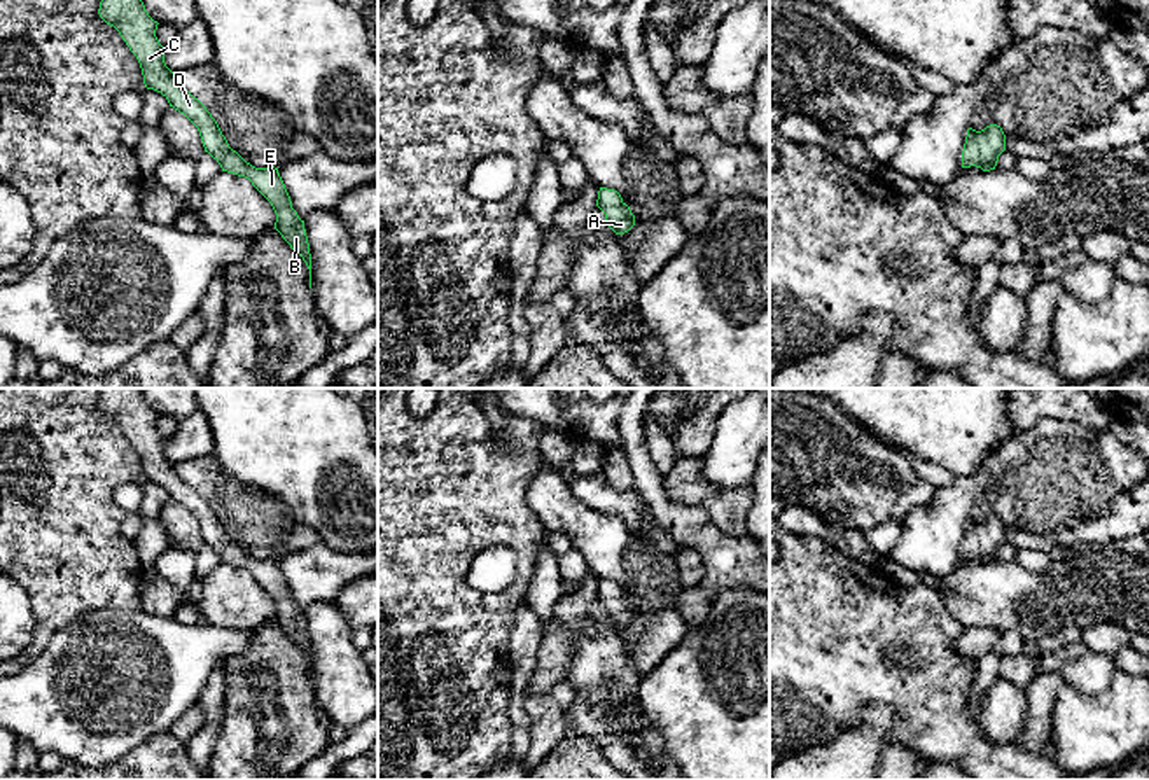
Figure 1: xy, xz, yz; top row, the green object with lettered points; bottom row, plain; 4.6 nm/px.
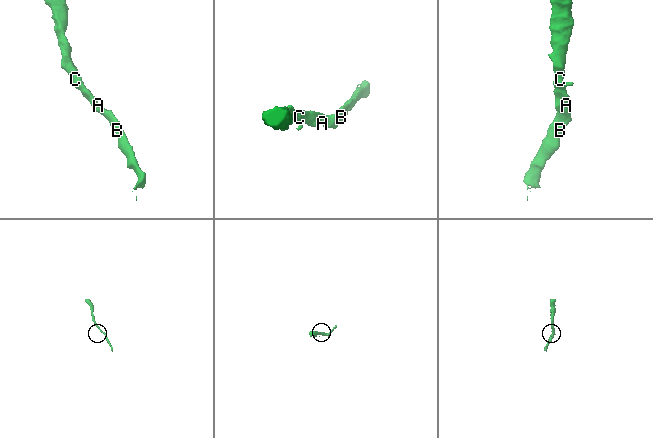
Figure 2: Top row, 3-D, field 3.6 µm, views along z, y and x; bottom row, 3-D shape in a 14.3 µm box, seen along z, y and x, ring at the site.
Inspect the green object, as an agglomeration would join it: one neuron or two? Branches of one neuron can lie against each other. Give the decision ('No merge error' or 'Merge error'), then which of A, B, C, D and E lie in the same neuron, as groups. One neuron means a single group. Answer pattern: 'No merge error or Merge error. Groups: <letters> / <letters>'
No merge error. Groups: A B C D E

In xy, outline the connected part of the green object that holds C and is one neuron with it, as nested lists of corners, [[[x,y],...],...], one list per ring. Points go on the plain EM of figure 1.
[[[101,388],[98,406],[119,423],[129,442],[136,448],[145,479],[161,484],[170,498],[184,505],[198,519],[205,544],[220,556],[222,563],[248,570],[271,595],[276,605],[275,621],[306,654],[311,680],[311,645],[304,612],[292,600],[278,560],[255,560],[229,539],[206,498],[185,483],[178,476],[177,465],[166,458],[166,441],[156,428],[159,414],[149,407],[140,388]]]

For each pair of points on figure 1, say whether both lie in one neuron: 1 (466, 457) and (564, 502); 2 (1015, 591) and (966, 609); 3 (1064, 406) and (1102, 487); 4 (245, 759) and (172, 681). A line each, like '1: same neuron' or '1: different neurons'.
1: different neurons
2: same neuron
3: different neurons
4: different neurons

